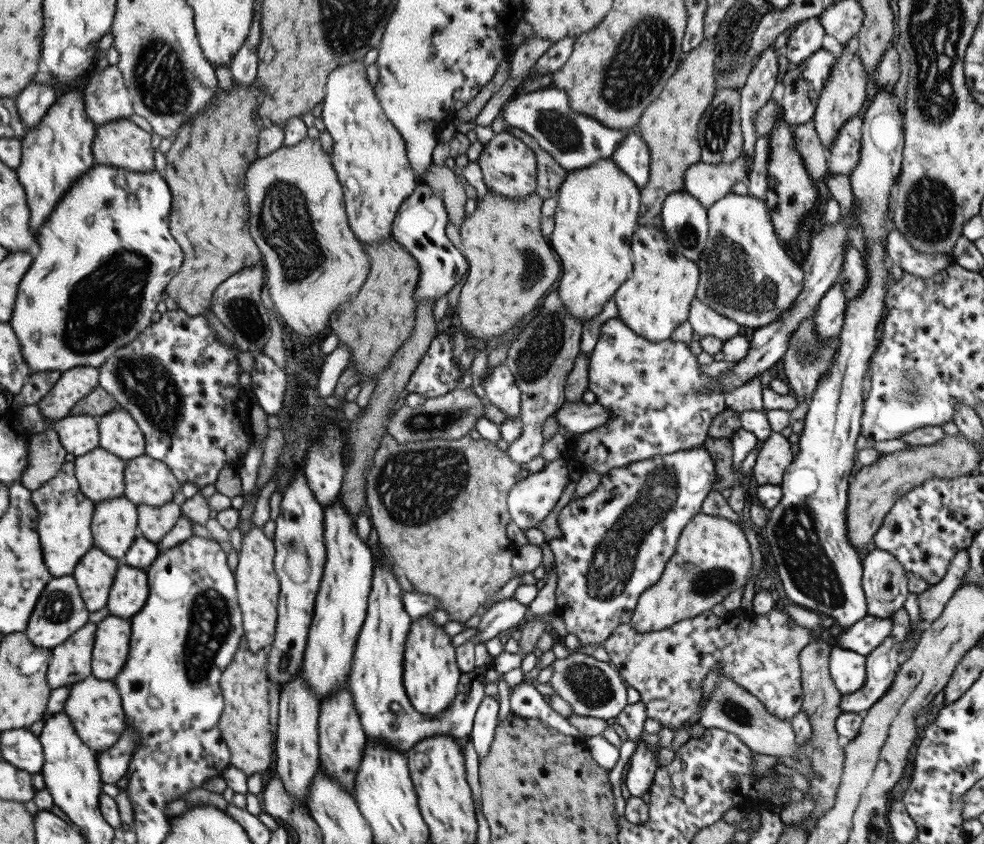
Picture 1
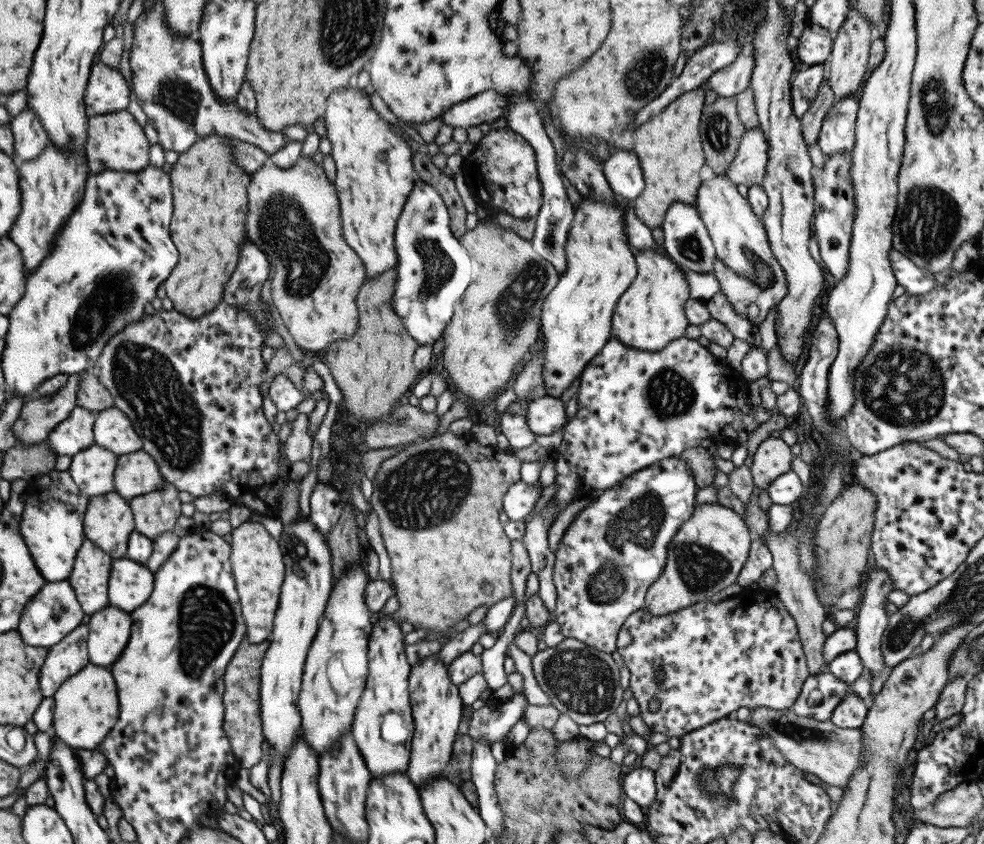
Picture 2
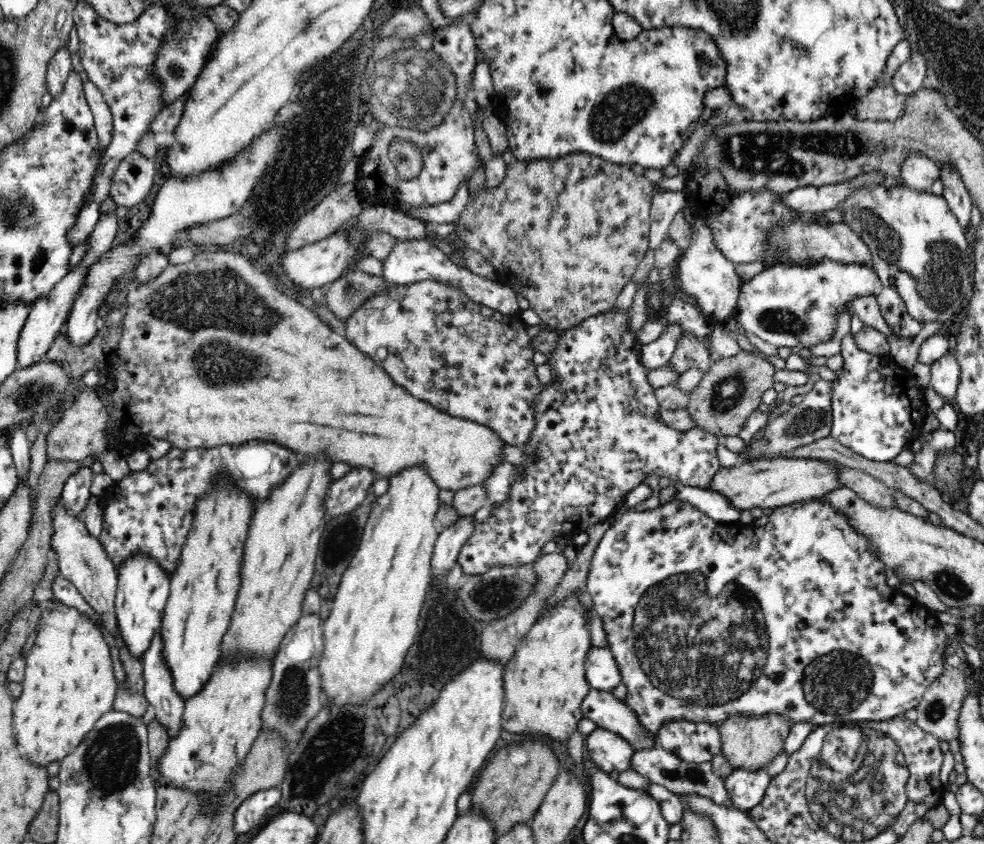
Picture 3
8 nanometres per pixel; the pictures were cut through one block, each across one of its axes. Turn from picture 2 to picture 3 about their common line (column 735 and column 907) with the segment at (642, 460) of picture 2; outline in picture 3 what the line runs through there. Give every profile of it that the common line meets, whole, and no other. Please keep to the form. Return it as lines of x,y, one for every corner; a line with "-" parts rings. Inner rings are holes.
851,333
842,338
841,354
844,357
843,366
837,371
838,377
831,382
833,425
830,435
846,448
868,460
891,461
908,444
915,441
923,428
923,418
930,411
924,403
924,388
918,385
912,369
901,367
889,354
875,355
860,350

